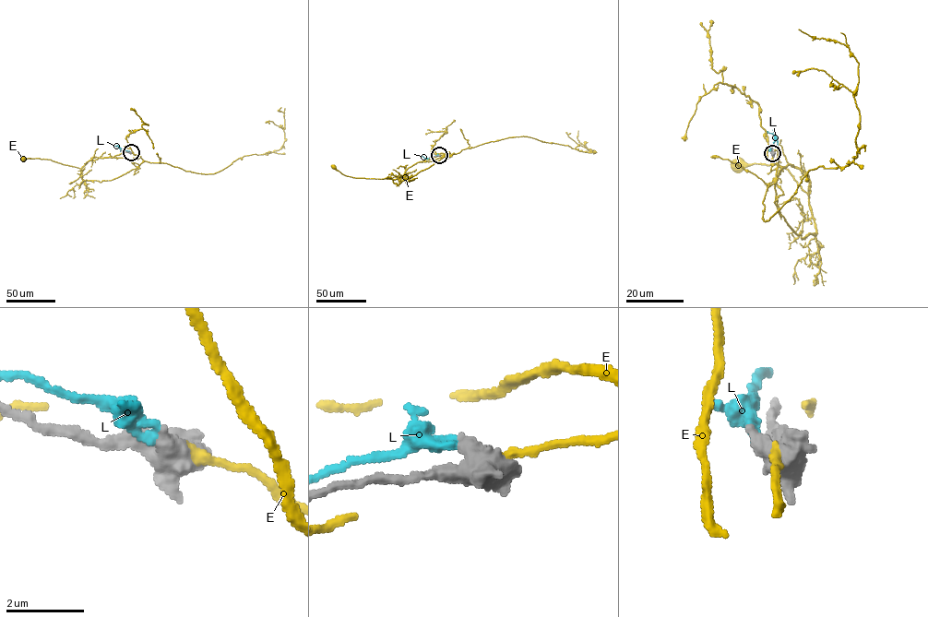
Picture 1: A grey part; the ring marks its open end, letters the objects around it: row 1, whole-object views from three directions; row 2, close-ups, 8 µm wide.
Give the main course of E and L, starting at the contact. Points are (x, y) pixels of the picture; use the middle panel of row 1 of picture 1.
E: (439, 155), (454, 153), (400, 181), (355, 178), (345, 175), (333, 167)
L: (438, 155), (426, 159), (422, 156)

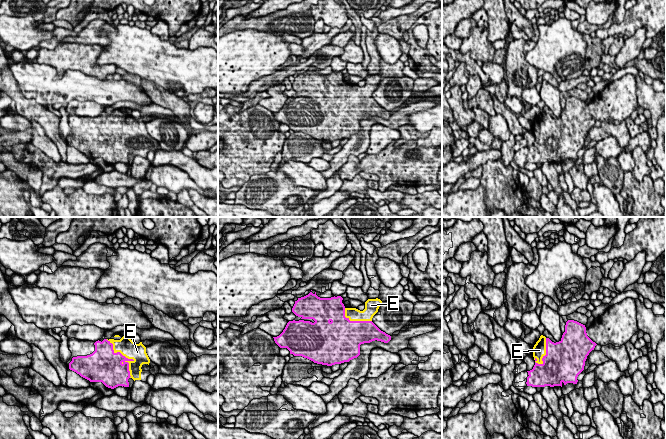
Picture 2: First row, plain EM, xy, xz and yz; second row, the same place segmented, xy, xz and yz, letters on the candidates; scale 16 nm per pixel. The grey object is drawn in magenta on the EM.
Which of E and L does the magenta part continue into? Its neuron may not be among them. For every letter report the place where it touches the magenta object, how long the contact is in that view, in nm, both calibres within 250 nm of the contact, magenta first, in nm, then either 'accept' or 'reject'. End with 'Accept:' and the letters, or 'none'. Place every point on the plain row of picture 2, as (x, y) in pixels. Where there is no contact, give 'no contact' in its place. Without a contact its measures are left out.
E: xy (124, 132) | 750 nm | 360/280 nm | accept
L: no contact | reject
Accept: E

